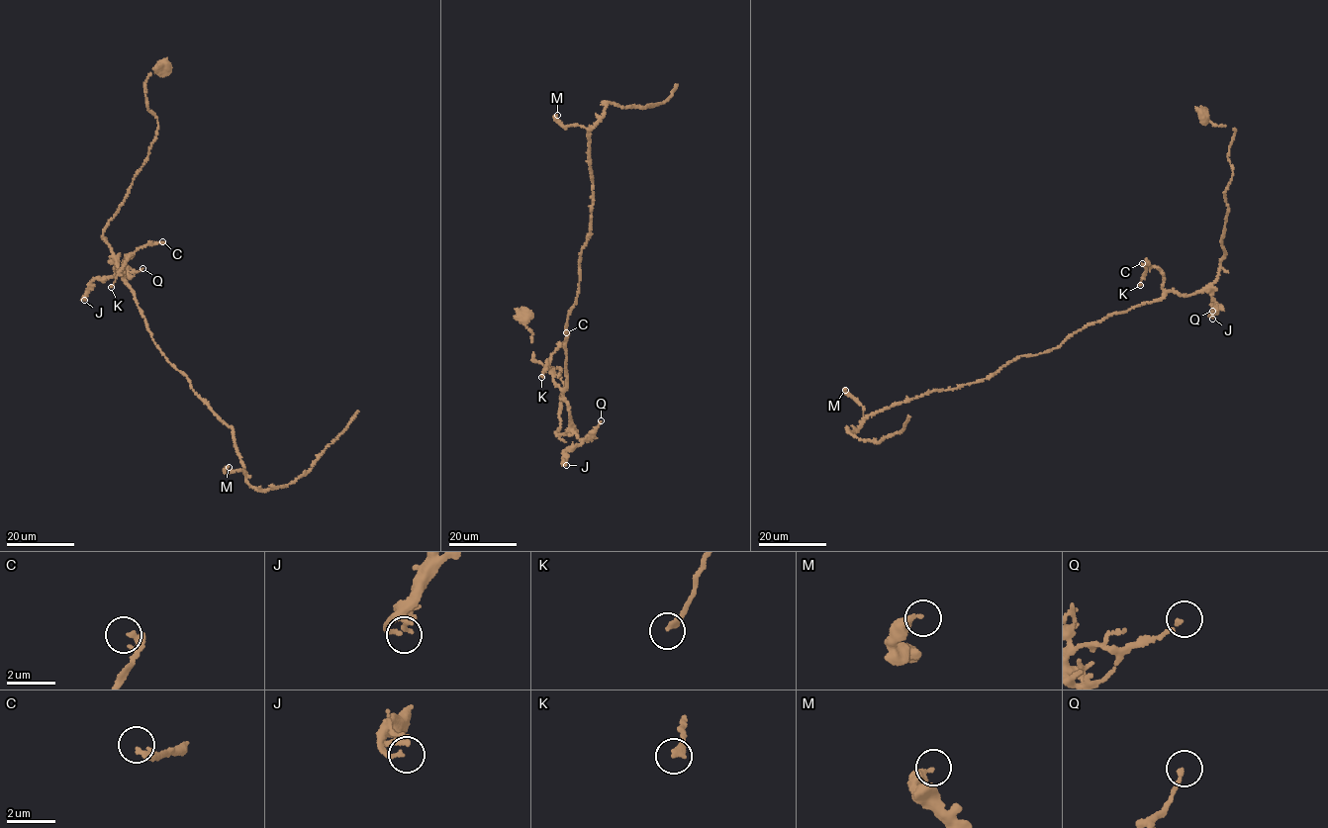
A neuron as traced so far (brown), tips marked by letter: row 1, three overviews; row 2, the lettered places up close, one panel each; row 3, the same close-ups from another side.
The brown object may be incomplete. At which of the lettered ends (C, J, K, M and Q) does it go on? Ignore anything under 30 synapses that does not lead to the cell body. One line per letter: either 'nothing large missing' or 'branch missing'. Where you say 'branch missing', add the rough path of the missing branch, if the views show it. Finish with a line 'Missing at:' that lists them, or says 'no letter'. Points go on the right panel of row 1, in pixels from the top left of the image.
C: nothing large missing
J: nothing large missing
K: nothing large missing
M: nothing large missing
Q: nothing large missing
Missing at: no letter

